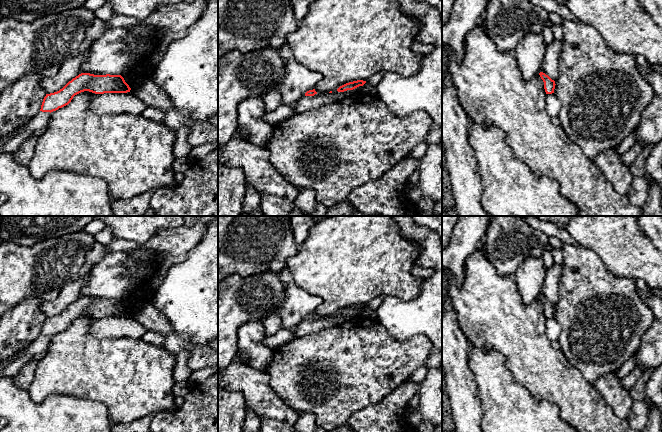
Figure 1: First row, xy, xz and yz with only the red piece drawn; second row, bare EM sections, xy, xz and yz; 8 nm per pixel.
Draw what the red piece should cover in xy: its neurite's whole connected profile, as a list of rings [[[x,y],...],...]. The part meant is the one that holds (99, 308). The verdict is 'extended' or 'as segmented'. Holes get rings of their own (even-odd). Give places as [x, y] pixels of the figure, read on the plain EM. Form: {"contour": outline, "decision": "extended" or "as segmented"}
{"contour": [[[81,297],[69,305],[57,316],[46,318],[43,323],[42,336],[53,336],[68,329],[73,321],[81,316],[89,315],[95,318],[127,317],[131,312],[121,299],[94,299]]], "decision": "as segmented"}

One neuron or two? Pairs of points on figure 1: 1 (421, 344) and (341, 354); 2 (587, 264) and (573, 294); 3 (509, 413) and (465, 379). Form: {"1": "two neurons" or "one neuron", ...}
{"1": "one neuron", "2": "one neuron", "3": "two neurons"}

